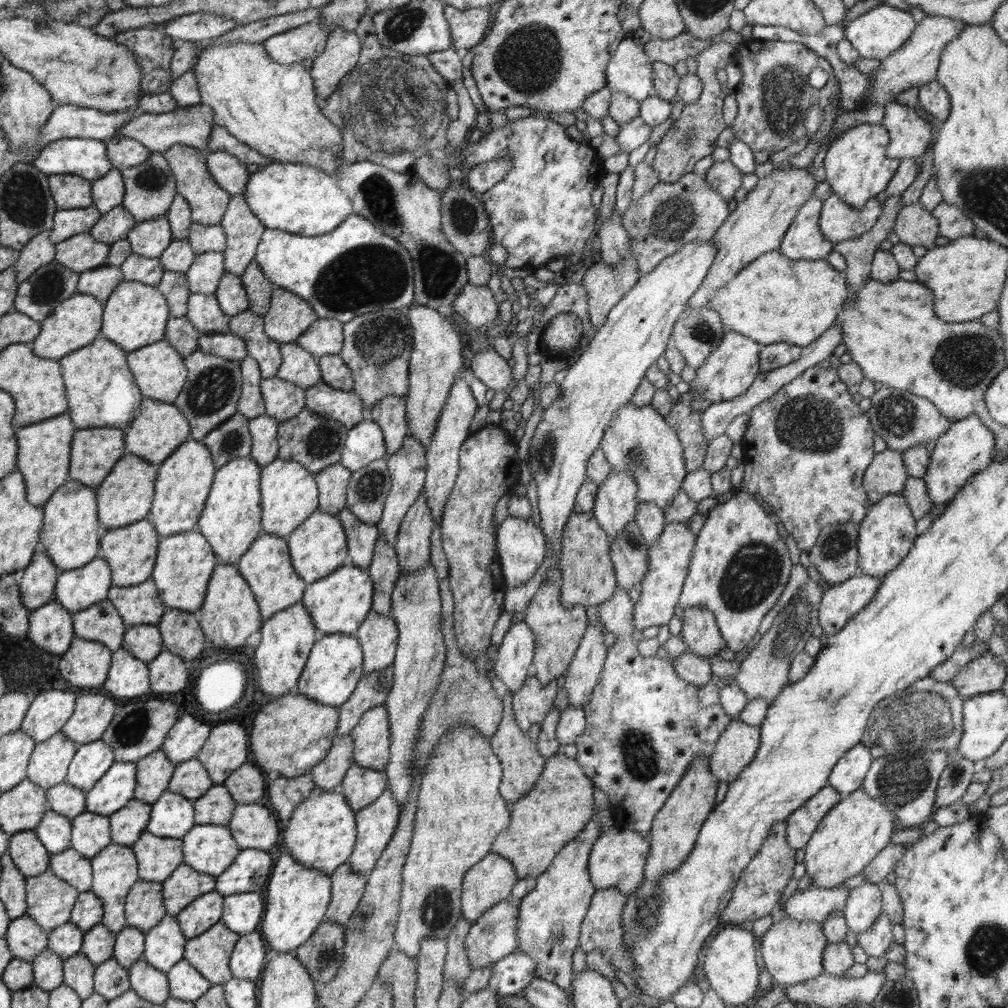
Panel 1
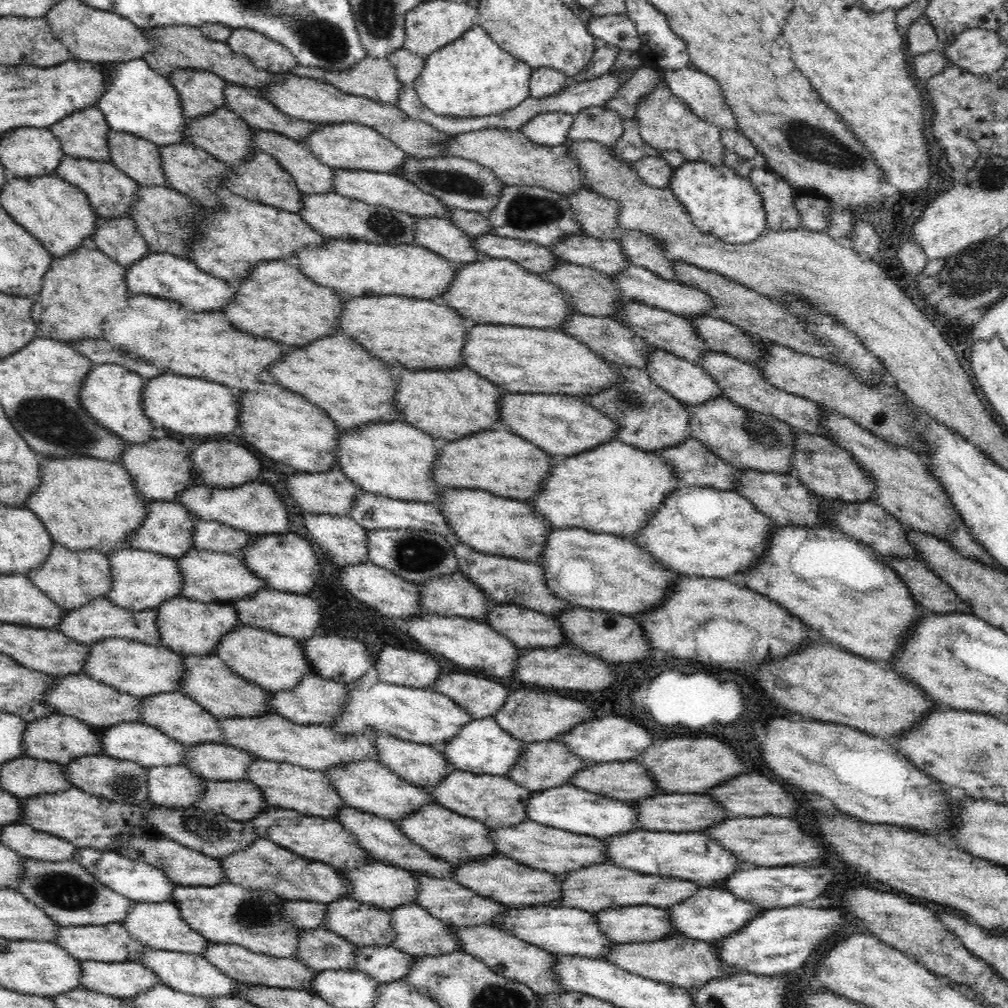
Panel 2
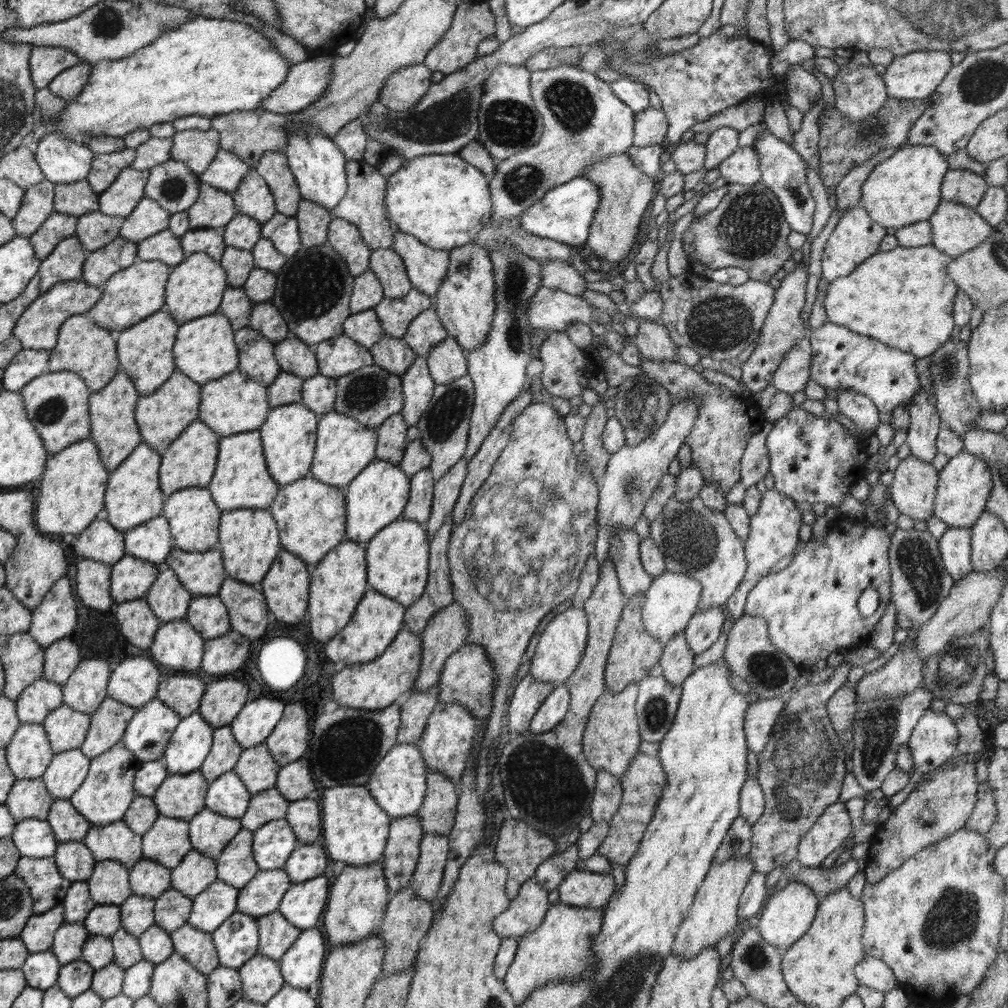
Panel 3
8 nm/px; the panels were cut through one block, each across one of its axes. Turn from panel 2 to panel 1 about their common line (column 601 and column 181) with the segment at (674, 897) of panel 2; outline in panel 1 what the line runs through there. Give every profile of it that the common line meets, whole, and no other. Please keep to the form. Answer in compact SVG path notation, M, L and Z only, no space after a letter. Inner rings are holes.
M180 863L174 872L162 882L162 897L166 913L177 916L196 898L214 891L216 877L194 870Z

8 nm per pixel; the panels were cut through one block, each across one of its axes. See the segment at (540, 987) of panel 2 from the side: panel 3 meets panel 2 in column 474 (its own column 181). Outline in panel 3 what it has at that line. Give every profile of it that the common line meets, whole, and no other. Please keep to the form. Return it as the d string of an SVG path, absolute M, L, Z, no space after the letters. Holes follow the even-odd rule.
M186 923L169 935L173 942L174 953L182 955L182 958L185 958L198 972L210 976L219 965L210 932L198 930Z

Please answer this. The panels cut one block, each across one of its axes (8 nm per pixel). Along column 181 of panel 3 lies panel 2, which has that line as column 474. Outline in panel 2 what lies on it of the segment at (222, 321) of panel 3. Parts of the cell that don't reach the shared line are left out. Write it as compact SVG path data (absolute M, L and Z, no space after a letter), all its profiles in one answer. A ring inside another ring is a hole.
M472 324L466 334L467 343L462 347L466 366L510 393L544 392L582 397L598 394L618 384L620 378L602 355L562 330Z

